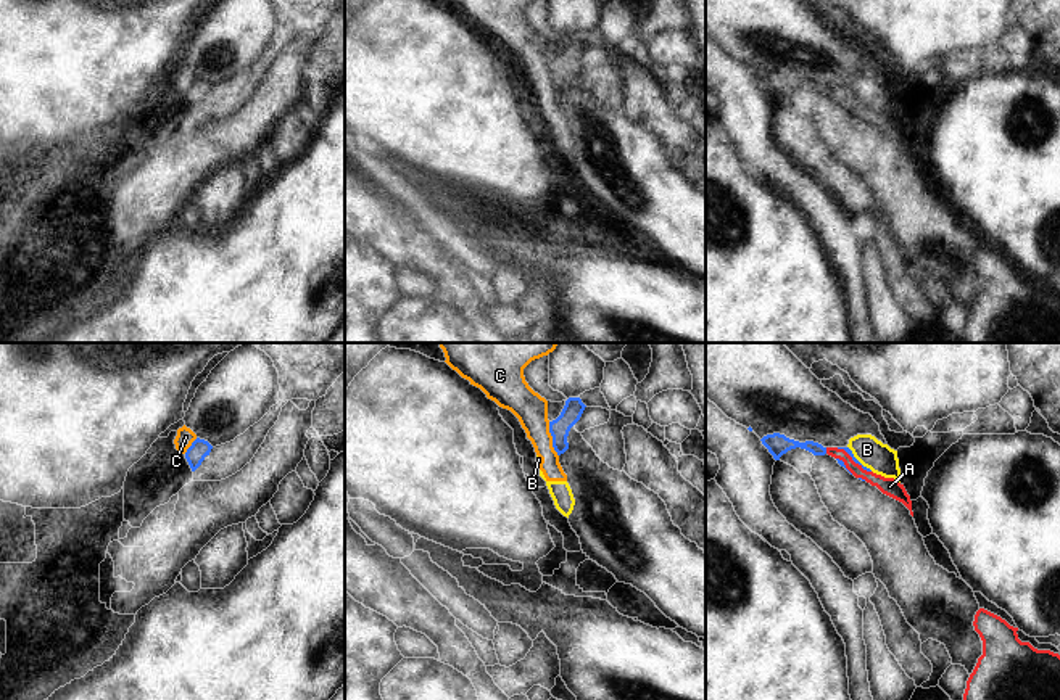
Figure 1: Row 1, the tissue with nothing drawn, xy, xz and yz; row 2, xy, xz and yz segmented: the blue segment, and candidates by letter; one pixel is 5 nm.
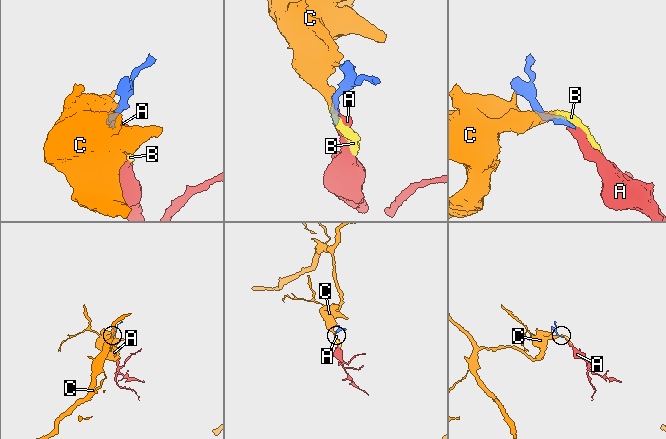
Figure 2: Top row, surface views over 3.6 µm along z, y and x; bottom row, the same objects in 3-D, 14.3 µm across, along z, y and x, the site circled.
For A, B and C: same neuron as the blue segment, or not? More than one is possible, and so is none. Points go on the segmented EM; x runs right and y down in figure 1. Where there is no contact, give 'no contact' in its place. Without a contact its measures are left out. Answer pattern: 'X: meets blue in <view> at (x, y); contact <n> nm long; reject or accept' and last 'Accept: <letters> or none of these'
A: meets blue in yz at (854, 461); contact 220 nm long; accept
B: meets blue in yz at (857, 461); contact 180 nm long; reject
C: meets blue in xz at (553, 440); contact 180 nm long; reject
Accept: A

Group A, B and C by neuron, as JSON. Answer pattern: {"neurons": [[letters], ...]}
{"neurons": [["A"], ["B", "C"]]}

